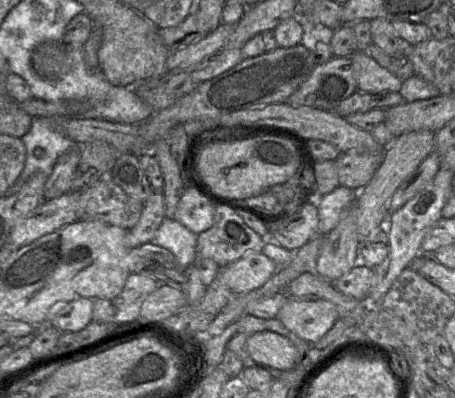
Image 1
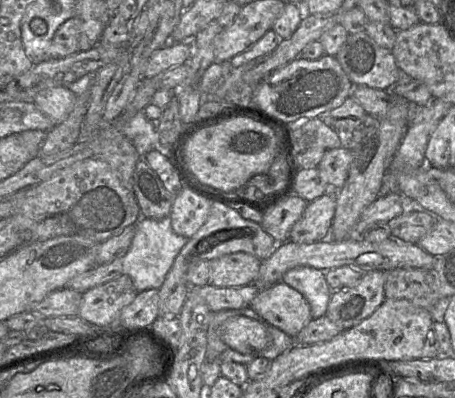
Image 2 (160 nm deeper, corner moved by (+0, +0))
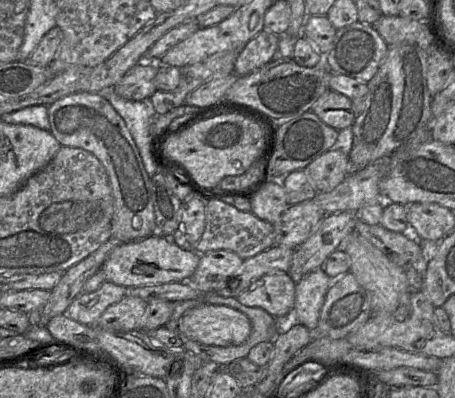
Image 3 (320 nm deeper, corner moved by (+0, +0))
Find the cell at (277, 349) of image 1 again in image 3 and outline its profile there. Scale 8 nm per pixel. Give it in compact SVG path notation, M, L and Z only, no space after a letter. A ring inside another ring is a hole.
M198 305L179 319L179 330L204 345L234 346L244 343L251 333L248 317L226 305Z

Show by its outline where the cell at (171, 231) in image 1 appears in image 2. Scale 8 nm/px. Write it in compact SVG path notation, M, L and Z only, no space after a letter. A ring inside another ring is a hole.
M170 216L161 219L140 218L136 223L136 234L132 244L122 257L122 274L132 279L138 292L159 289L188 240L173 230Z

